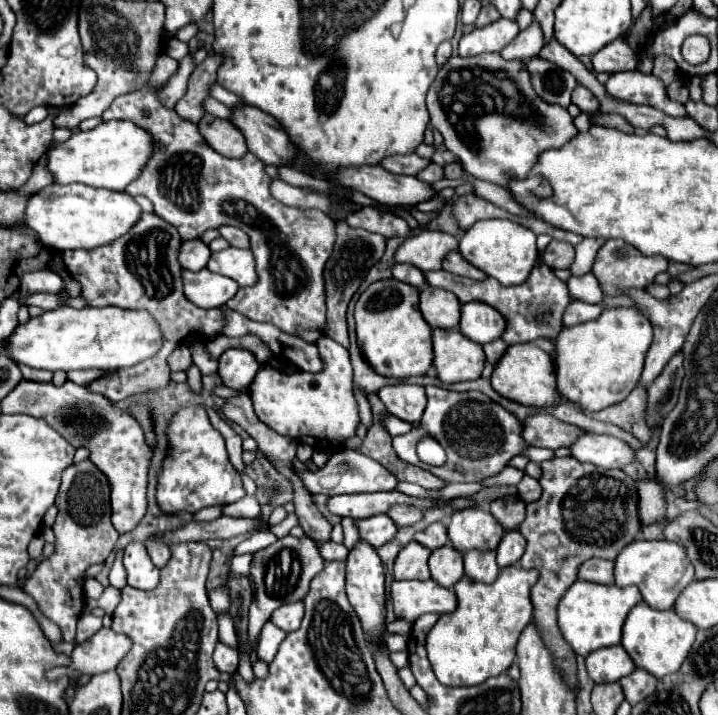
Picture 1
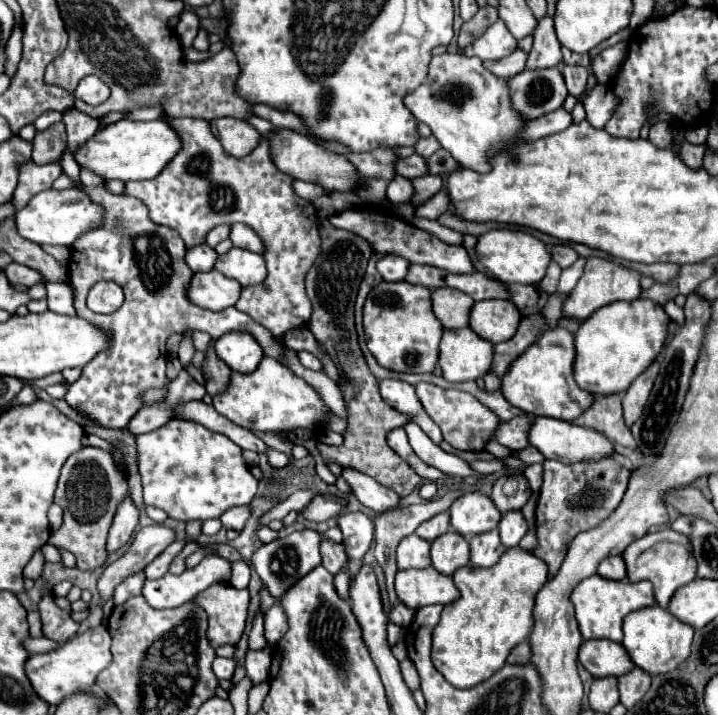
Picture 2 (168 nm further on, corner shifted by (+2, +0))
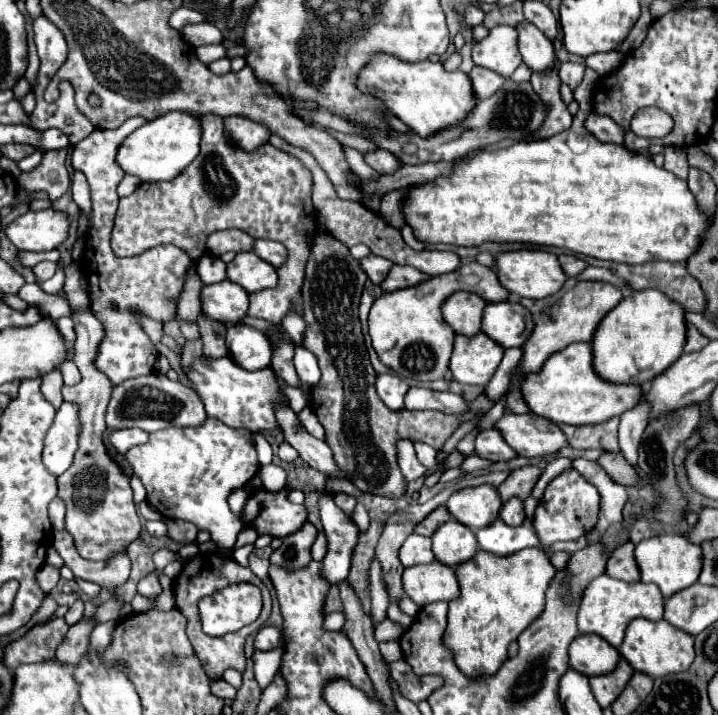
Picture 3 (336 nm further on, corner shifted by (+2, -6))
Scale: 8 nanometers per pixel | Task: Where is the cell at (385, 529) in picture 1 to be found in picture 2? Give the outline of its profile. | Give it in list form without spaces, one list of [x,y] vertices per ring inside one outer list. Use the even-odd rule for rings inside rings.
[[[341,513],[337,527],[343,533],[343,547],[353,563],[359,563],[373,541],[373,521],[365,513]]]

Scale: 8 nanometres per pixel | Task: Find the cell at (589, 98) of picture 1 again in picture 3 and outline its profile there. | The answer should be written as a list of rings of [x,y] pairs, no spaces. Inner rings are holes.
[[[563,63],[561,69],[559,69],[559,77],[561,77],[561,81],[567,87],[577,89],[579,83],[583,81],[583,71],[585,71],[585,65],[579,65],[579,63]]]

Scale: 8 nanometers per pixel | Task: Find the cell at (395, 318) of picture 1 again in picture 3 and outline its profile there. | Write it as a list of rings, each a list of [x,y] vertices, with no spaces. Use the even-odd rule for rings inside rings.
[[[475,261],[461,265],[453,273],[445,273],[429,279],[417,287],[407,287],[391,293],[383,293],[369,313],[369,335],[379,359],[399,373],[407,381],[435,381],[421,377],[443,377],[449,369],[449,357],[453,349],[453,329],[443,321],[441,303],[455,291],[471,291],[485,301],[505,301],[509,291],[501,287],[493,269]]]

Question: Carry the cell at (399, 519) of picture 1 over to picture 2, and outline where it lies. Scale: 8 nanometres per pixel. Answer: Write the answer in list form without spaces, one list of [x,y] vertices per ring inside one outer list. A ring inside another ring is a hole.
[[[343,467],[341,469],[341,477],[349,483],[349,487],[353,489],[353,495],[365,507],[369,507],[373,511],[379,511],[379,513],[381,511],[389,511],[399,501],[399,497],[391,489],[379,485],[373,477],[365,475],[365,473],[361,473],[361,471],[353,469],[353,467]]]

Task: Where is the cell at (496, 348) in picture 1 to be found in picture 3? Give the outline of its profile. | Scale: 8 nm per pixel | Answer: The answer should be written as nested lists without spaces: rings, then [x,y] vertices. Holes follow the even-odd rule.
[[[479,427],[477,429],[473,429],[471,433],[467,433],[463,439],[457,444],[456,449],[458,449],[462,454],[466,457],[470,456],[473,453],[473,443],[475,443],[475,435],[479,433]]]

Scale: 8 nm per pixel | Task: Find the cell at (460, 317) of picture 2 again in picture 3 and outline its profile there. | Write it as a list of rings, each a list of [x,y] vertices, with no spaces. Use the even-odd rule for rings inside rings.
[[[457,291],[443,301],[441,311],[443,311],[443,319],[447,321],[449,327],[453,327],[455,333],[469,337],[479,333],[485,305],[487,303],[475,293]]]

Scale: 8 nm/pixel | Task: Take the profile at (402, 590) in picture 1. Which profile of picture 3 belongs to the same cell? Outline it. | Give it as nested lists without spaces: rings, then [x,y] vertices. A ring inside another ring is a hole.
[[[433,561],[405,569],[403,591],[419,607],[425,607],[435,601],[453,601],[459,595],[459,583],[453,569]]]

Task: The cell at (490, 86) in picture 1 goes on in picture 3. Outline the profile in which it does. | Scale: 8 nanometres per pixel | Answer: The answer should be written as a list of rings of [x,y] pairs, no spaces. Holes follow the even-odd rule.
[[[377,55],[373,61],[361,69],[357,87],[363,93],[371,93],[387,105],[405,125],[409,125],[417,135],[433,135],[435,131],[459,125],[473,111],[477,99],[471,91],[471,81],[463,71],[447,71],[443,63],[419,61],[403,63],[391,55]]]

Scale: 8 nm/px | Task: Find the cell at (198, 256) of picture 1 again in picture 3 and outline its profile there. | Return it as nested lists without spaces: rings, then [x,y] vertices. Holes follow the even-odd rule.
[[[205,253],[197,261],[197,275],[205,285],[219,283],[219,281],[225,279],[225,263],[219,257],[211,257],[211,255]]]

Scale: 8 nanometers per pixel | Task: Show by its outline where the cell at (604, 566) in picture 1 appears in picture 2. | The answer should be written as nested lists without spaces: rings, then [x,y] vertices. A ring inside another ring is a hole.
[[[615,555],[615,557],[607,557],[599,563],[599,571],[597,571],[601,577],[607,577],[607,579],[627,579],[627,567],[625,567],[625,561],[621,555]]]

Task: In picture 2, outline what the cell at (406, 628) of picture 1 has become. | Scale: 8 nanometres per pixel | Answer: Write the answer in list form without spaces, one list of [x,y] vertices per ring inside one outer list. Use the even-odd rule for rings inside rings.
[[[399,603],[399,605],[395,605],[395,607],[391,609],[389,619],[391,619],[393,623],[397,623],[397,625],[409,625],[409,623],[411,623],[411,619],[413,619],[413,615],[415,615],[415,611],[413,611],[413,609],[409,609],[407,605]]]

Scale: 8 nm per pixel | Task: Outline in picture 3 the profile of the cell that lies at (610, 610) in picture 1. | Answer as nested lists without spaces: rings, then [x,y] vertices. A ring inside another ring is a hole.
[[[601,575],[599,579],[593,579],[589,587],[583,591],[577,613],[577,627],[579,635],[595,633],[609,641],[613,647],[619,647],[629,621],[637,617],[651,621],[659,621],[663,617],[663,595],[659,587],[655,587],[653,583],[623,583],[607,575]]]

